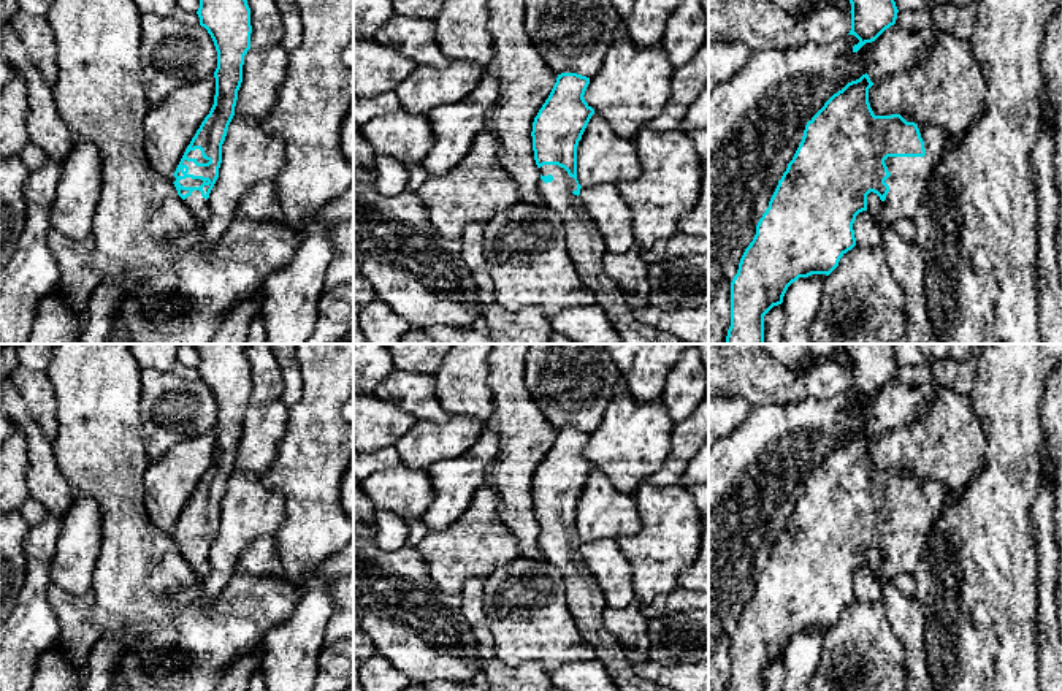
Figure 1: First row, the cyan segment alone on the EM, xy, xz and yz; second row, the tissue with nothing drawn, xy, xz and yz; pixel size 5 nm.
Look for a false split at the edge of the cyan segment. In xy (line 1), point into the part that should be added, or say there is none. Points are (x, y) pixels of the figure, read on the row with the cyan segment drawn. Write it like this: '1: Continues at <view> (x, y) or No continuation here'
1: Continues at xy (198, 206)

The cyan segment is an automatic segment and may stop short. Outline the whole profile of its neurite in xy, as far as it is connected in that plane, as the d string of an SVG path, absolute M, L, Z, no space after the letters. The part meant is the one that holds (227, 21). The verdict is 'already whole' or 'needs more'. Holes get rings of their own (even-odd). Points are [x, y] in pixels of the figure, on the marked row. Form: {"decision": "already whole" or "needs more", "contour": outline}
{"decision": "needs more", "contour": "M200 0L197 14L217 51L216 95L209 114L187 146L171 181L190 212L206 223L208 198L219 178L222 144L235 116L252 25L247 0Z"}

